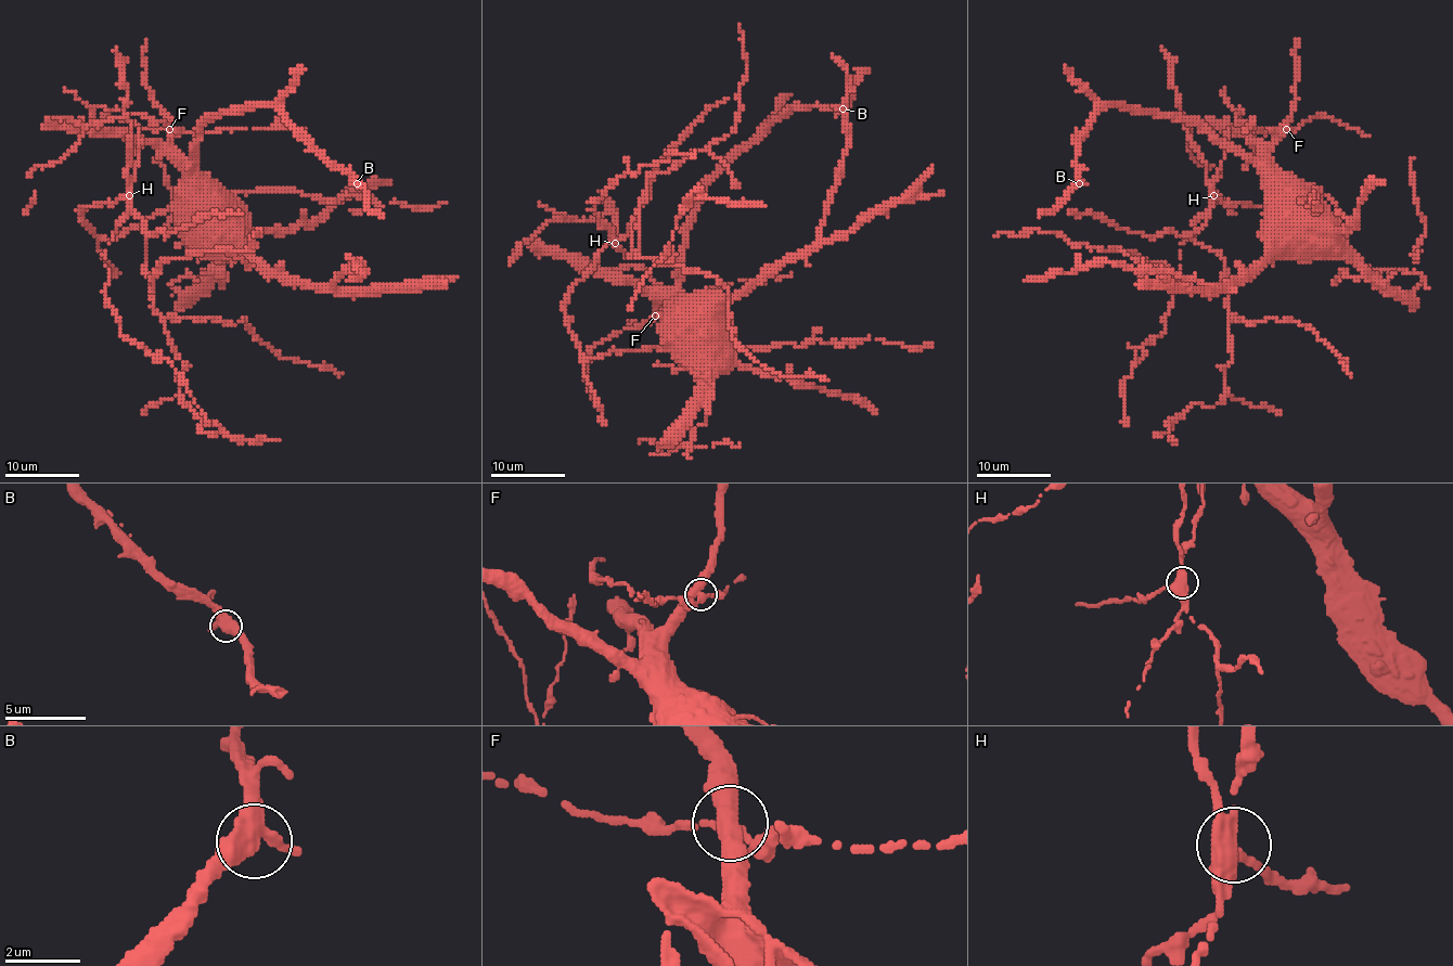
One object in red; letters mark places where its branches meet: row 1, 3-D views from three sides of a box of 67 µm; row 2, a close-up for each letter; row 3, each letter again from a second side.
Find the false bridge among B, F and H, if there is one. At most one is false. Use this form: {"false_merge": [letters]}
{"false_merge": ["H"]}

